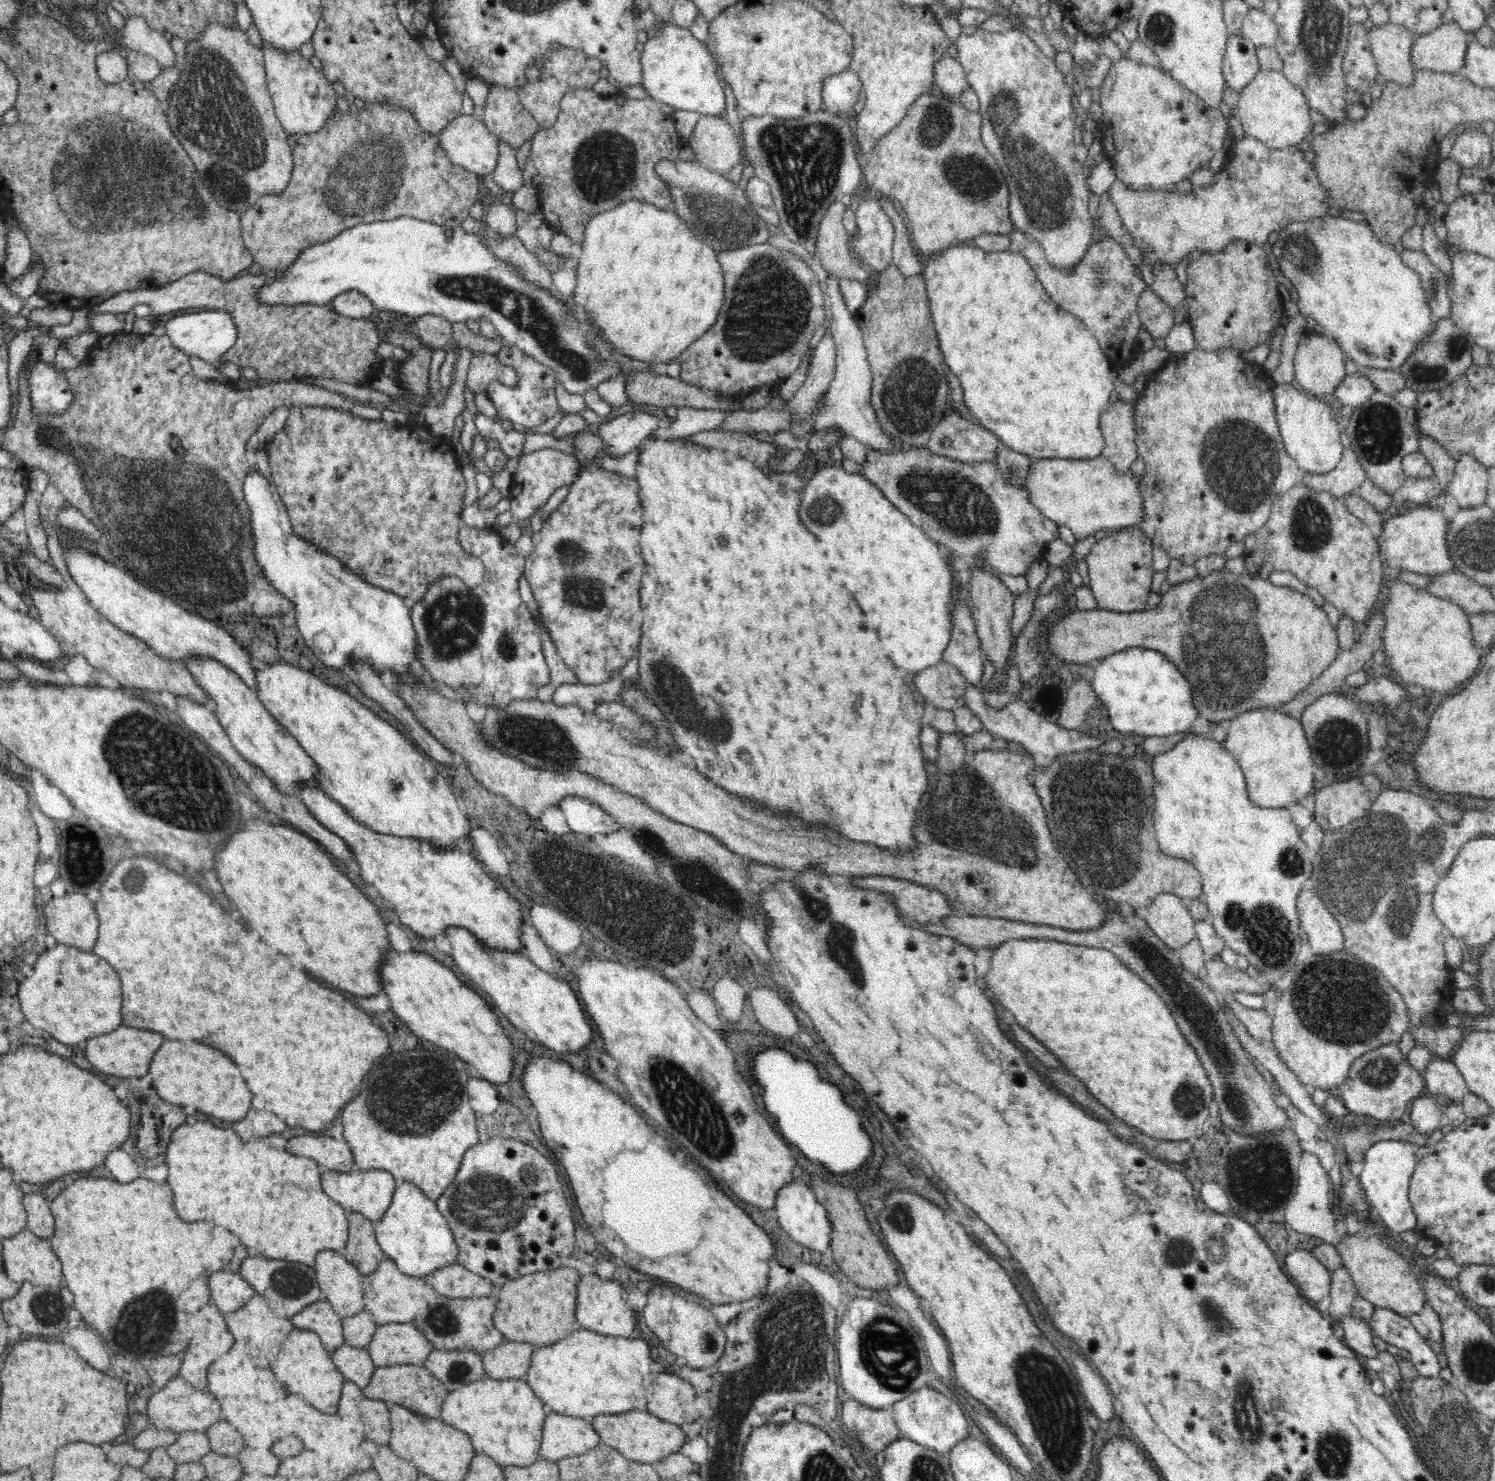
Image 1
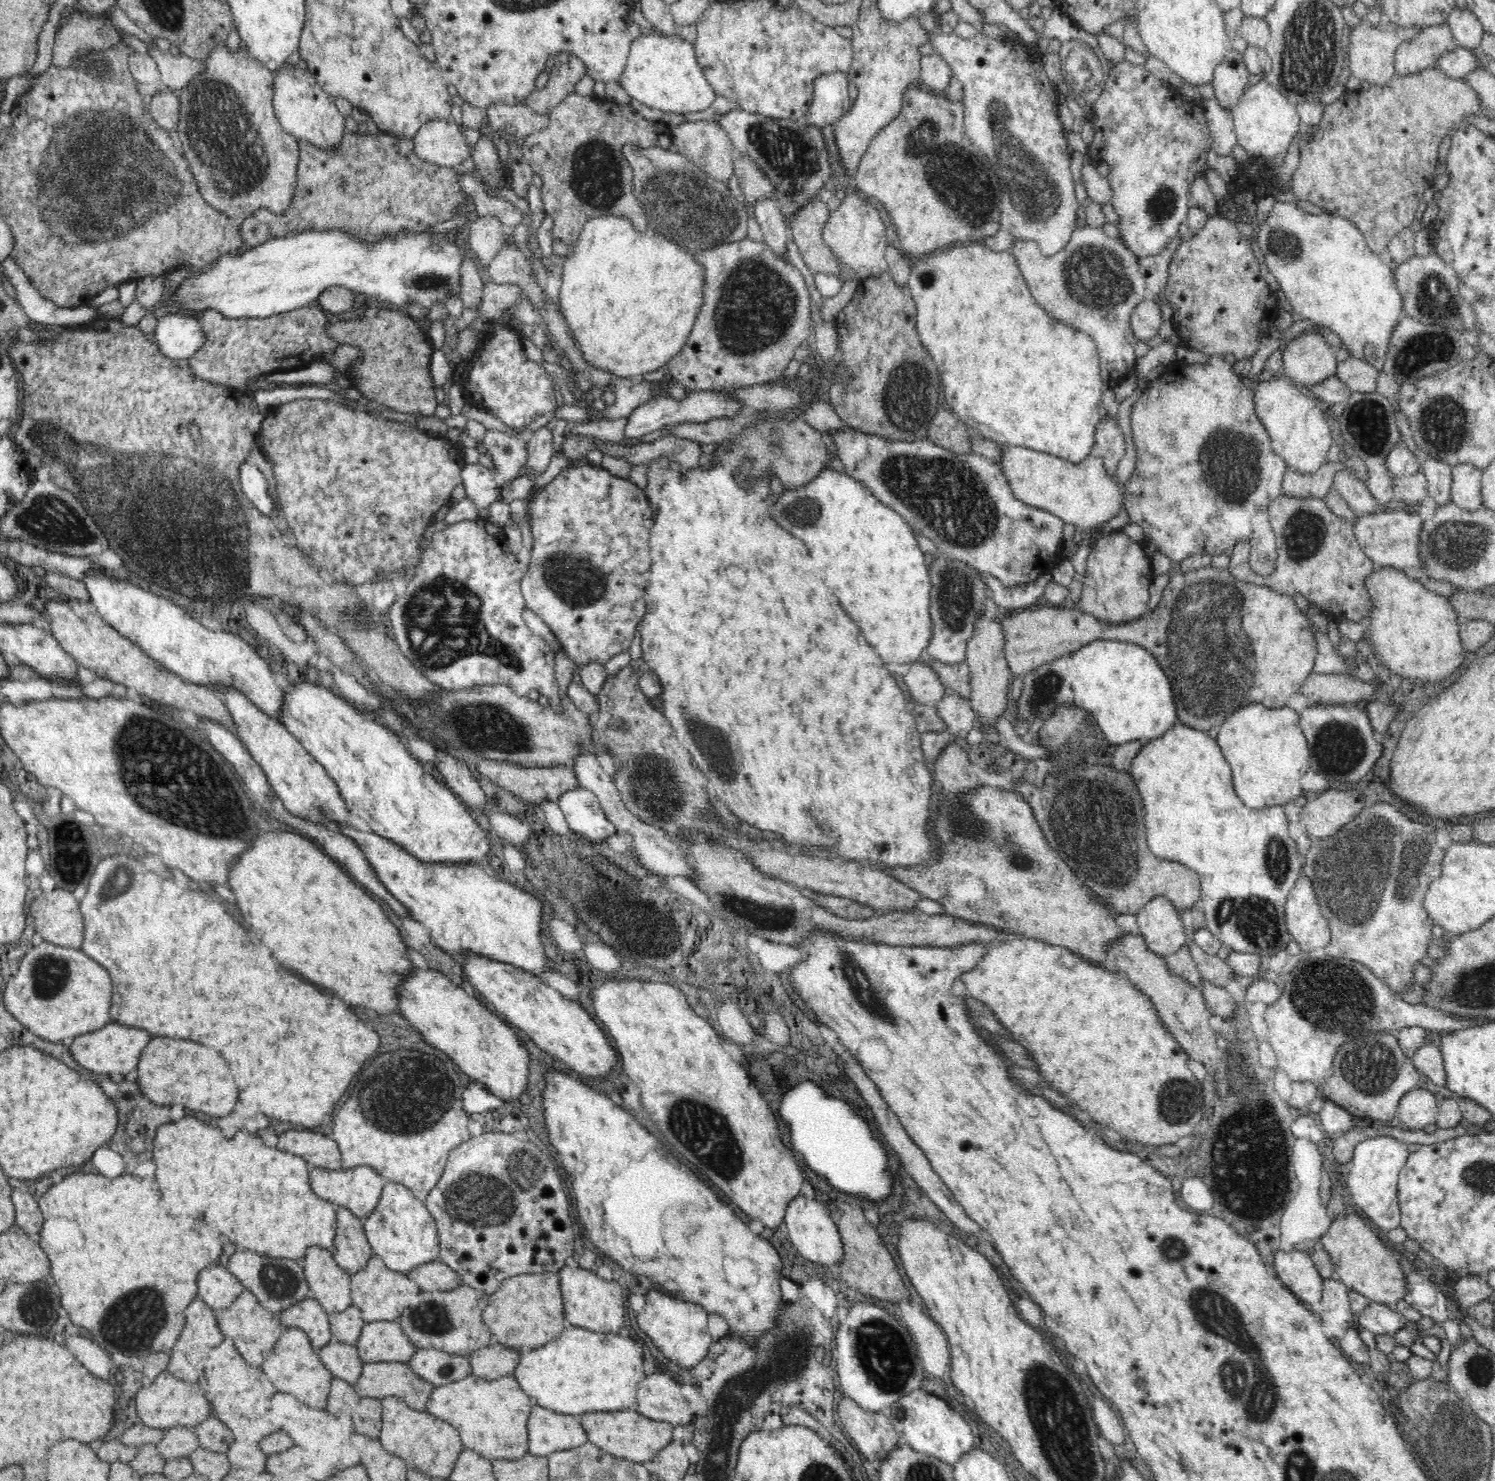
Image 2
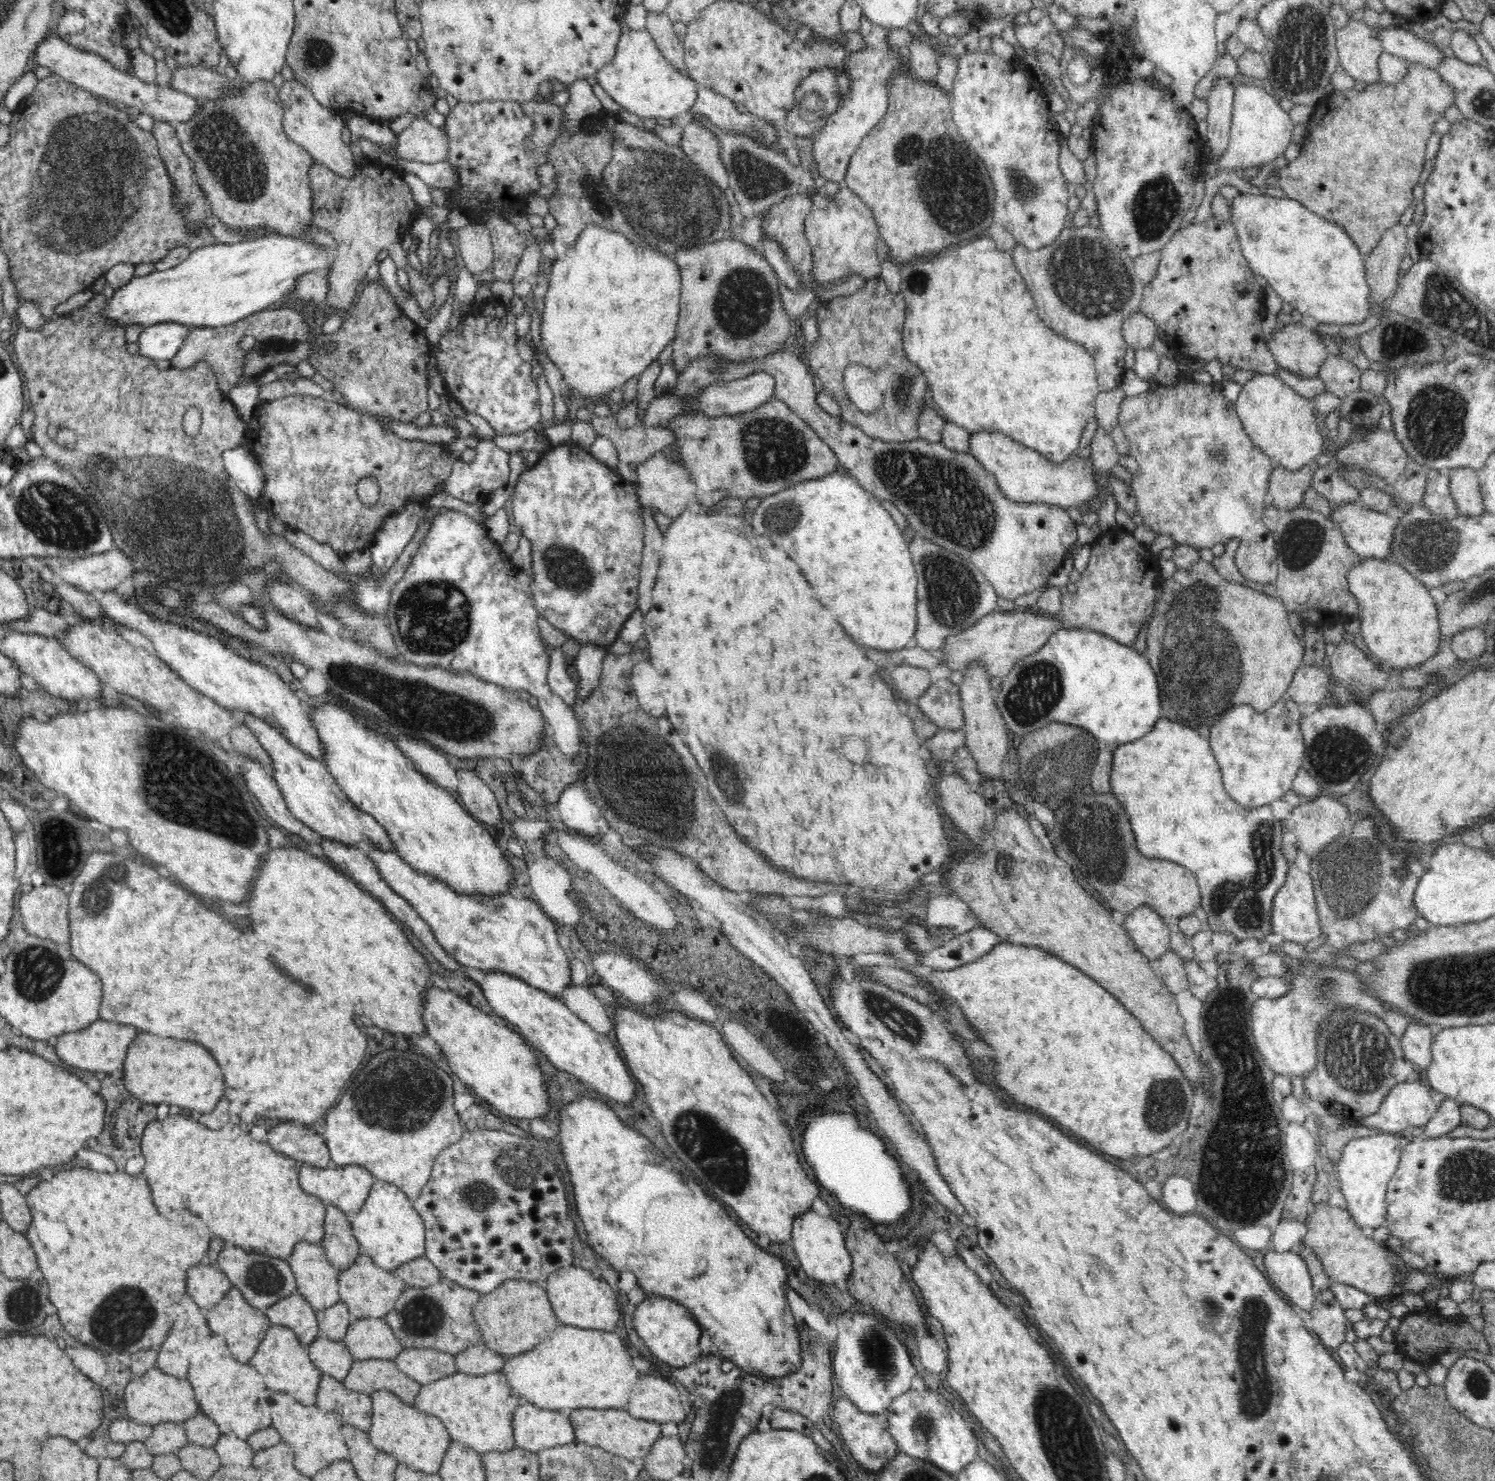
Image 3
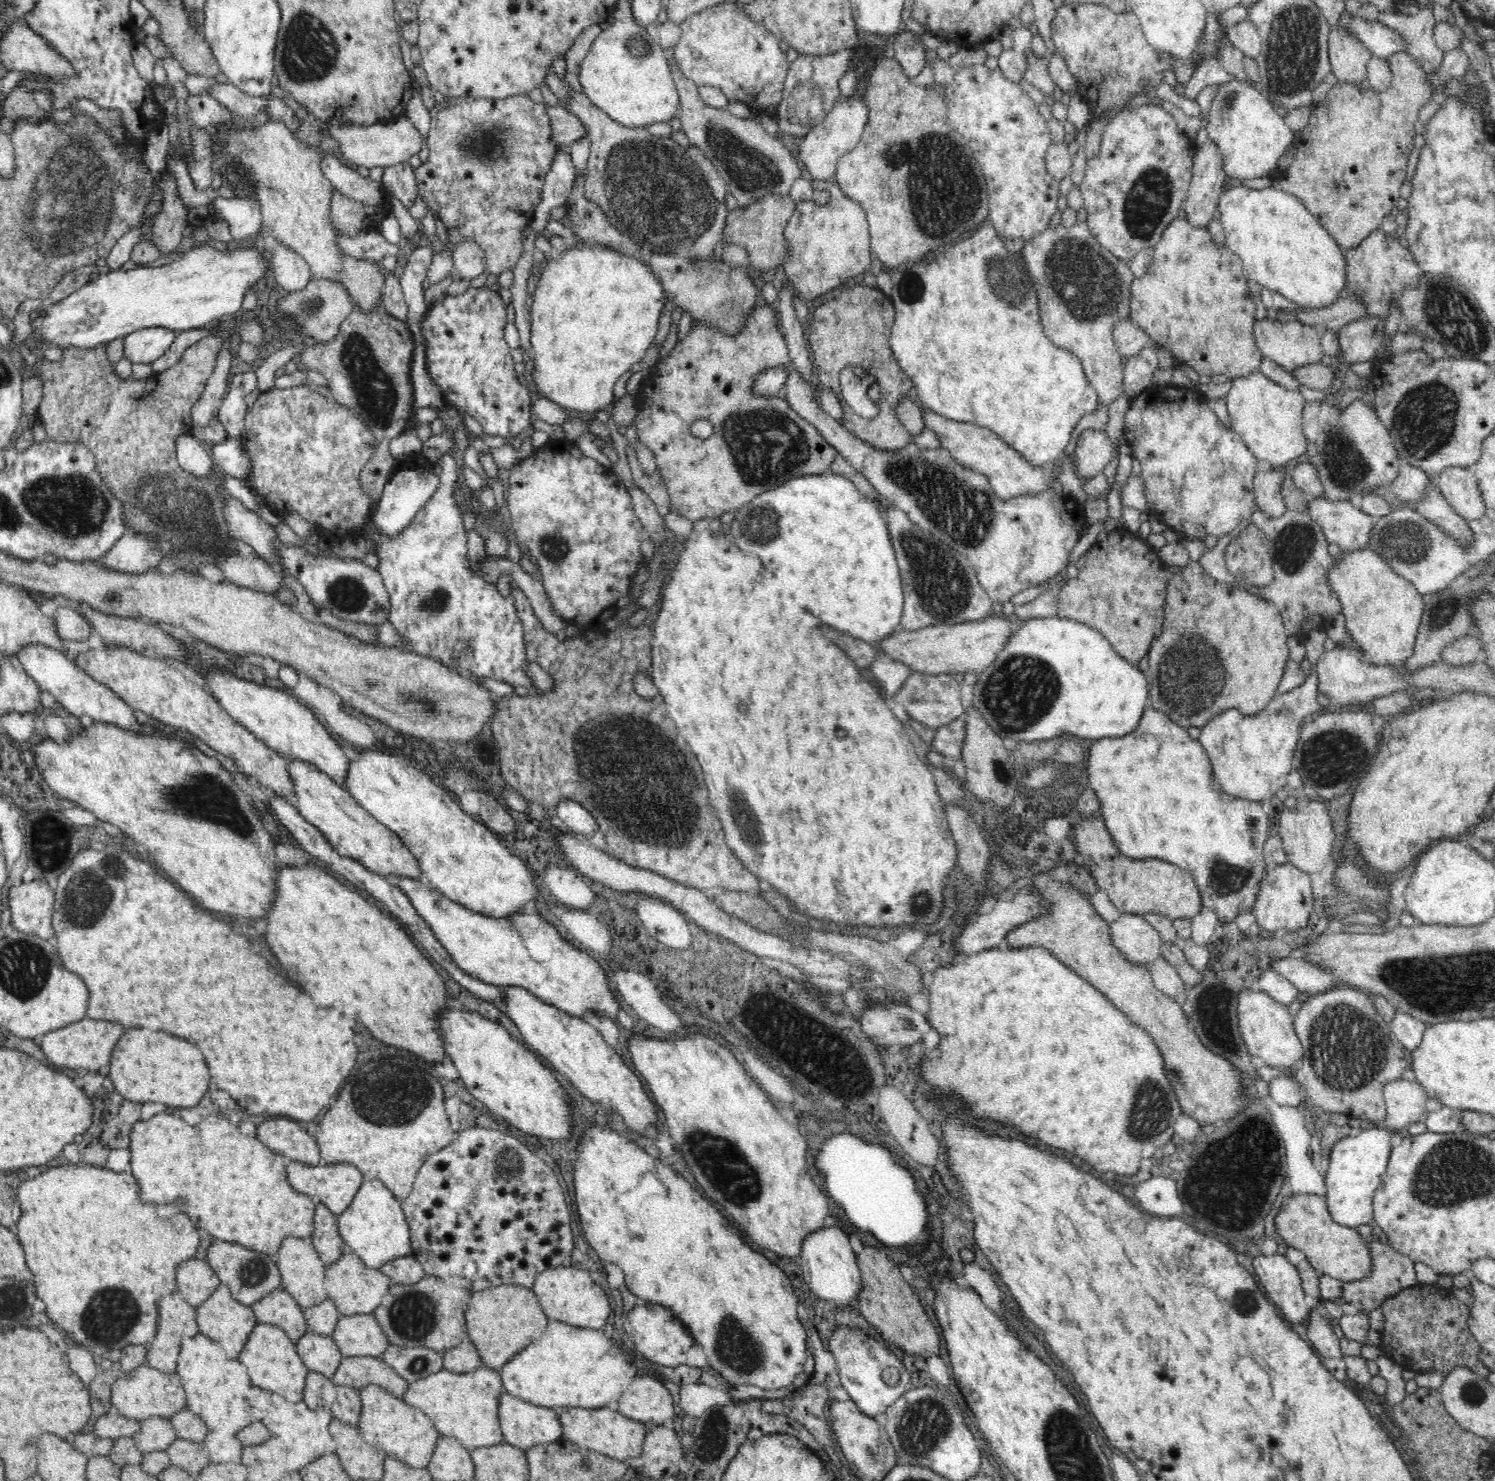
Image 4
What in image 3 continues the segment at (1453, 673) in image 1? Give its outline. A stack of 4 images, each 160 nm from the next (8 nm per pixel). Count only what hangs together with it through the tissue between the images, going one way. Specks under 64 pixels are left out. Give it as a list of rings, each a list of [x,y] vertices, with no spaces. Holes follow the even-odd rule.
[[[1364,558],[1346,574],[1348,590],[1357,600],[1362,638],[1377,661],[1393,669],[1417,669],[1439,652],[1441,631],[1434,598],[1424,583],[1392,560]]]

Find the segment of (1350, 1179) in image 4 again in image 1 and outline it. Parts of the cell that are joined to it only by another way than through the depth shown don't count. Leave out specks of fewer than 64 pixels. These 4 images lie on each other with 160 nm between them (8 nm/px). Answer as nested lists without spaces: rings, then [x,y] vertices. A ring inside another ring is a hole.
[[[1408,1140],[1379,1141],[1366,1152],[1364,1166],[1359,1175],[1360,1187],[1372,1211],[1378,1212],[1382,1223],[1392,1231],[1403,1233],[1416,1231],[1416,1213],[1412,1209],[1410,1197],[1408,1197],[1408,1186],[1410,1178],[1416,1166],[1416,1146]]]

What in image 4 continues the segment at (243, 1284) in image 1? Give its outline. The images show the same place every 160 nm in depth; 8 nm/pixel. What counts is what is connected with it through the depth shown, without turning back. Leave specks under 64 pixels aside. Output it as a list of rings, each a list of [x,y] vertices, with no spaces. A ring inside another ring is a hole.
[[[189,1259],[176,1266],[176,1286],[184,1300],[198,1307],[218,1288],[220,1279],[207,1260]]]

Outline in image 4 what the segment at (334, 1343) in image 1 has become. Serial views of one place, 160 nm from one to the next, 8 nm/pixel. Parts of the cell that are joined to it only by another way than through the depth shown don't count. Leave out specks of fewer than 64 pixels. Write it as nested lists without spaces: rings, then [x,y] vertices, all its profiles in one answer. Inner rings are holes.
[[[276,1288],[250,1307],[258,1323],[280,1327],[294,1343],[309,1330],[302,1307],[285,1289]]]

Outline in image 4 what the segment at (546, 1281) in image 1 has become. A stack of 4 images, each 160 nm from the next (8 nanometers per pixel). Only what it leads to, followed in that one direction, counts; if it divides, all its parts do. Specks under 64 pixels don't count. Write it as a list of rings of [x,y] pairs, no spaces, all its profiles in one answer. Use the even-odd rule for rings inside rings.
[[[500,1285],[469,1292],[464,1322],[466,1337],[476,1345],[485,1366],[498,1372],[516,1353],[541,1338],[549,1319],[531,1287]]]

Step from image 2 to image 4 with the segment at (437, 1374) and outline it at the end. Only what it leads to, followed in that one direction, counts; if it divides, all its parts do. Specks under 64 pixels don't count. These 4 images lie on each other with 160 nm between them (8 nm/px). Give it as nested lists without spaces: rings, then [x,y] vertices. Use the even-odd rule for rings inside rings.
[[[390,1345],[380,1358],[409,1383],[444,1369],[442,1353],[428,1347]]]

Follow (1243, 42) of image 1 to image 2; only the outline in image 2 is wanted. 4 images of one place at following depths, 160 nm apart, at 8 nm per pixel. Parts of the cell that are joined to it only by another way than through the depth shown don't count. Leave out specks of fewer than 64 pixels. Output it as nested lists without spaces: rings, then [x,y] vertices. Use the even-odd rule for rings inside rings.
[[[1229,47],[1224,60],[1216,67],[1211,82],[1218,105],[1224,107],[1226,112],[1232,111],[1253,80],[1242,53]]]

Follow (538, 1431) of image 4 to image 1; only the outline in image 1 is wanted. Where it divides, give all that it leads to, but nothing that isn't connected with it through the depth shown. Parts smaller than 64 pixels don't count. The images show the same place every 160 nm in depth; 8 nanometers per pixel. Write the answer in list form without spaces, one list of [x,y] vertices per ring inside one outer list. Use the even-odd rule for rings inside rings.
[[[548,1411],[544,1418],[540,1458],[558,1461],[584,1454],[602,1444],[591,1421]]]

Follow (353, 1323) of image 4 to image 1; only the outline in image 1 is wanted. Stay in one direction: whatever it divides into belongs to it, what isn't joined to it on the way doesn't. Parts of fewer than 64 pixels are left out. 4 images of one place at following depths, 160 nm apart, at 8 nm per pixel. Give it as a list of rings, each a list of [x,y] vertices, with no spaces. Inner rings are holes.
[[[390,1323],[377,1326],[367,1346],[378,1368],[397,1365],[423,1365],[436,1348],[413,1323]]]

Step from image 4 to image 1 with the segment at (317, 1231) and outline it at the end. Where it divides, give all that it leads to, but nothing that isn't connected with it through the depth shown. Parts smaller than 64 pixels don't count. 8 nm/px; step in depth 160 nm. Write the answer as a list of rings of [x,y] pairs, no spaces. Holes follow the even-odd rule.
[[[348,1212],[347,1218],[348,1240],[341,1254],[365,1277],[372,1274],[386,1256],[376,1241],[375,1226],[368,1218],[358,1212]]]

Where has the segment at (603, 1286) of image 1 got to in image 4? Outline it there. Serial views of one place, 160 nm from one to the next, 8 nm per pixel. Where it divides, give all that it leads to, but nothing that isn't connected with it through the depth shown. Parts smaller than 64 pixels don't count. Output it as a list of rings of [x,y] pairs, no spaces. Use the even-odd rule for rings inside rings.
[[[560,1265],[538,1274],[531,1288],[549,1320],[580,1328],[598,1329],[608,1322],[612,1314],[606,1292],[590,1279],[589,1270]]]

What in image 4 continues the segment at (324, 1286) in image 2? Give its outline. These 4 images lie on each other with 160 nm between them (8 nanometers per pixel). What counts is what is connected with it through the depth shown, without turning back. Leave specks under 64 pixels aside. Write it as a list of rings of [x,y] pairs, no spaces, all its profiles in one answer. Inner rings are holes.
[[[288,1236],[282,1240],[282,1246],[274,1257],[280,1277],[282,1277],[282,1285],[294,1297],[298,1305],[309,1308],[328,1298],[328,1291],[324,1287],[326,1264],[316,1252],[310,1239]]]

